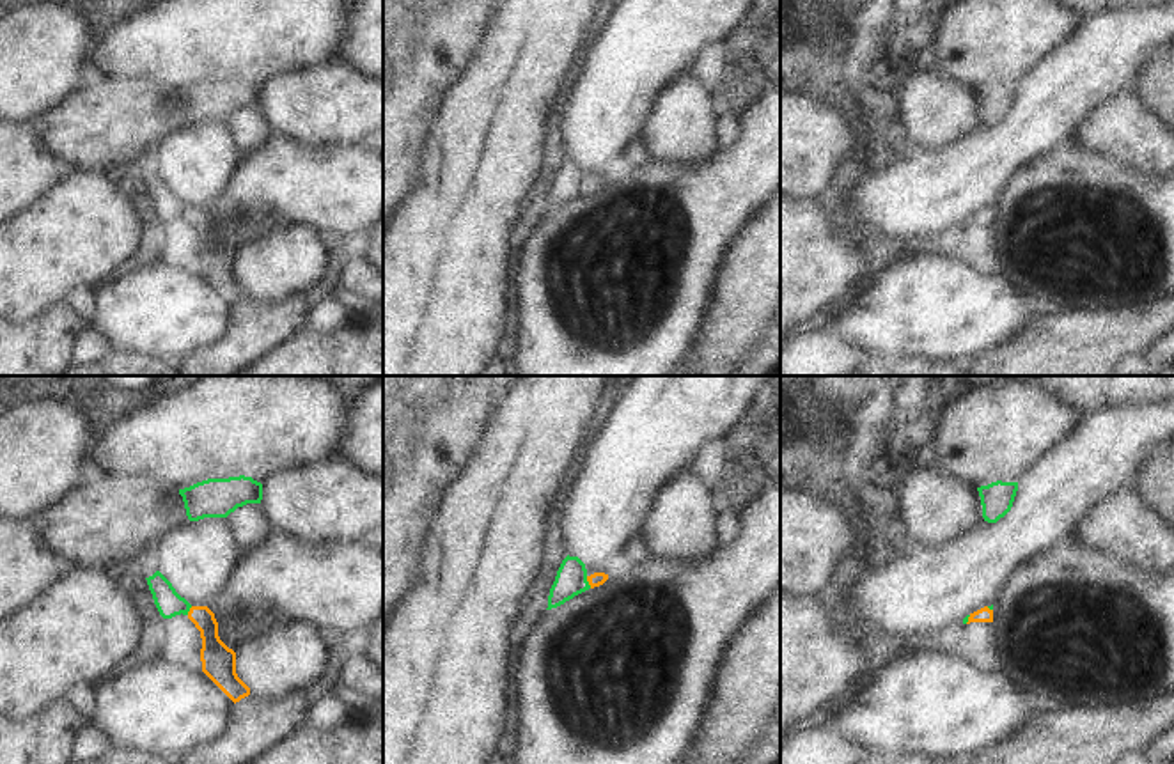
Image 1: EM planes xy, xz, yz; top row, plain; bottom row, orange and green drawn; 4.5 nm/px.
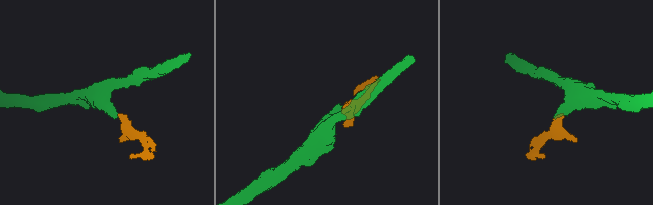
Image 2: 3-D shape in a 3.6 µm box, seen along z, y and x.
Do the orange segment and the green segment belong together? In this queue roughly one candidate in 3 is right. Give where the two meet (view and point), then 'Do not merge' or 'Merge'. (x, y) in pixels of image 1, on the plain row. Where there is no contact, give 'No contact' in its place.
Touches orange at xz (587, 183). Merge.

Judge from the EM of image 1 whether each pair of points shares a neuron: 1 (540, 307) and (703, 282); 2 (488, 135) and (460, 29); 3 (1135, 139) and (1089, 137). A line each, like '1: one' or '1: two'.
1: one
2: two
3: one

